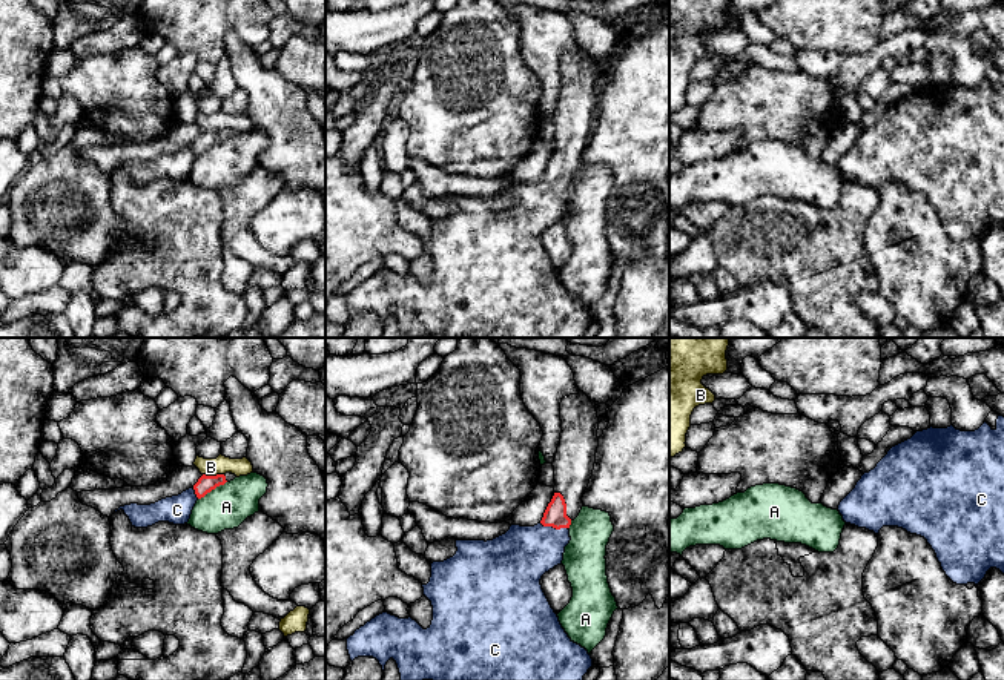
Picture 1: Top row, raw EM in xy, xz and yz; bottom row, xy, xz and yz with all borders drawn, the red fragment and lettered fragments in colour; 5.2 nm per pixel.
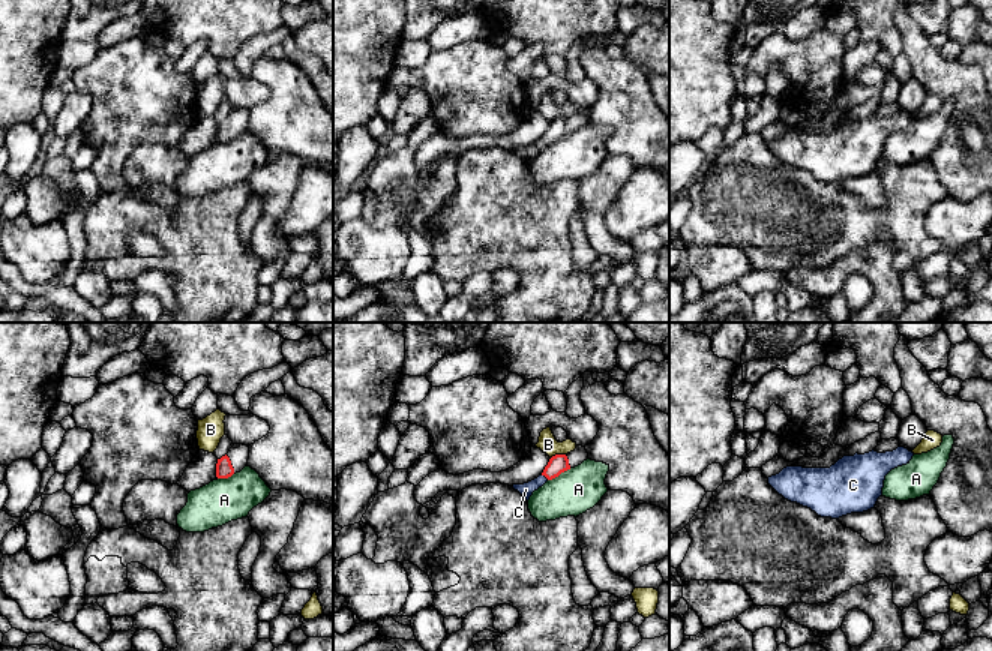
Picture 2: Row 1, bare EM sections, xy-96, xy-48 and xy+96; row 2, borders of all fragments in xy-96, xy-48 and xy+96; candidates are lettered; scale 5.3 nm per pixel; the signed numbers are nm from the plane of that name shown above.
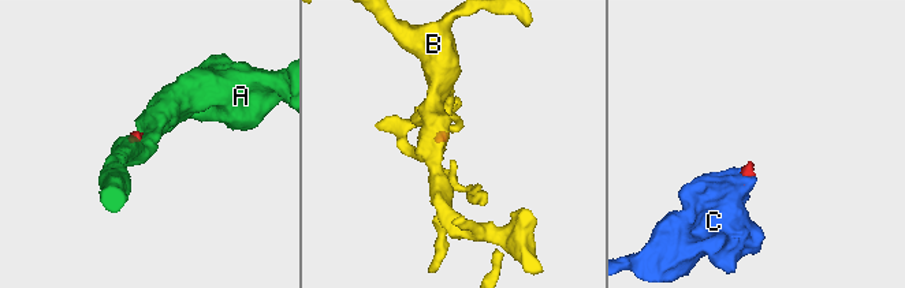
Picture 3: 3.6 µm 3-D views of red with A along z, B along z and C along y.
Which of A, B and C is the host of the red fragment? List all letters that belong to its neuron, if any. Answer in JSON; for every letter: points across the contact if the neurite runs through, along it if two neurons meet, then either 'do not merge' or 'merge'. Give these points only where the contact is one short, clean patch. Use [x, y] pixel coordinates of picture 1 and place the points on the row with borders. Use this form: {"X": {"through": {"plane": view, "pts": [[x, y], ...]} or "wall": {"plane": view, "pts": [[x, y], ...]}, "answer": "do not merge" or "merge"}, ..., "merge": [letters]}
{"A": {"wall": {"plane": "xy", "pts": [[226, 481], [198, 499]]}, "answer": "do not merge"}, "B": {"wall": {"plane": "xy", "pts": [[203, 473], [223, 475]]}, "answer": "do not merge"}, "C": {"through": {"plane": "xz", "pts": [[554, 516], [554, 527], [530, 551], [519, 557]]}, "answer": "merge"}, "merge": ["C"]}

